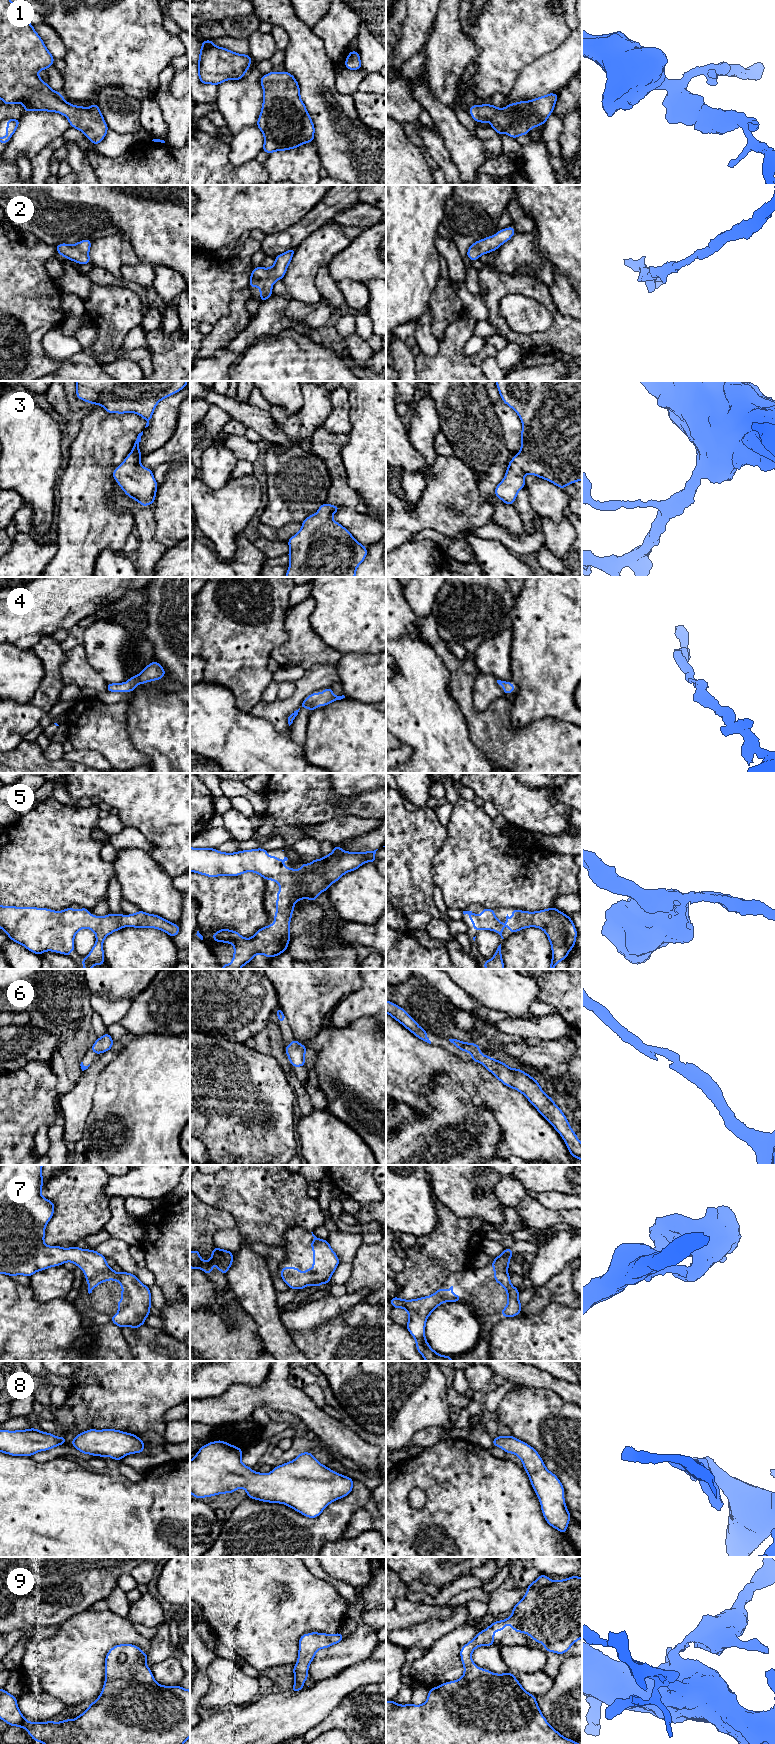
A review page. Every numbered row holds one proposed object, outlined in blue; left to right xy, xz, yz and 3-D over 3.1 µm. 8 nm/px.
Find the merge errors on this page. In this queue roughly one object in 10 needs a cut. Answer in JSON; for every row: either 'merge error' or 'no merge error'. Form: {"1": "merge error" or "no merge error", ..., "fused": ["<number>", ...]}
{"1": "no merge error", "2": "no merge error", "3": "no merge error", "4": "no merge error", "5": "no merge error", "6": "no merge error", "7": "no merge error", "8": "no merge error", "9": "no merge error", "fused": []}

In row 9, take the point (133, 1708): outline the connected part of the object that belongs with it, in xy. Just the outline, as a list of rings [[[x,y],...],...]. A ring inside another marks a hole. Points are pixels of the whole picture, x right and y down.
[[[132,1644],[116,1645],[105,1658],[105,1683],[100,1696],[74,1720],[29,1722],[18,1709],[17,1698],[0,1689],[0,1719],[10,1726],[27,1730],[34,1741],[43,1744],[184,1744],[190,1737],[190,1690],[158,1684],[146,1665],[148,1655]]]

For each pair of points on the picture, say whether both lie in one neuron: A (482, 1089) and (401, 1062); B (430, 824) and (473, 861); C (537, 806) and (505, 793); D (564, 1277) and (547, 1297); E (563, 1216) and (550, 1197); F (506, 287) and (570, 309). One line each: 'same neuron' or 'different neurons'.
A: same neuron
B: different neurons
C: same neuron
D: same neuron
E: different neurons
F: different neurons

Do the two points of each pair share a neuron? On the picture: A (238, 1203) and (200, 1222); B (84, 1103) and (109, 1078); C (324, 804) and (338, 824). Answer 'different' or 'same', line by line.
A: different
B: different
C: different

